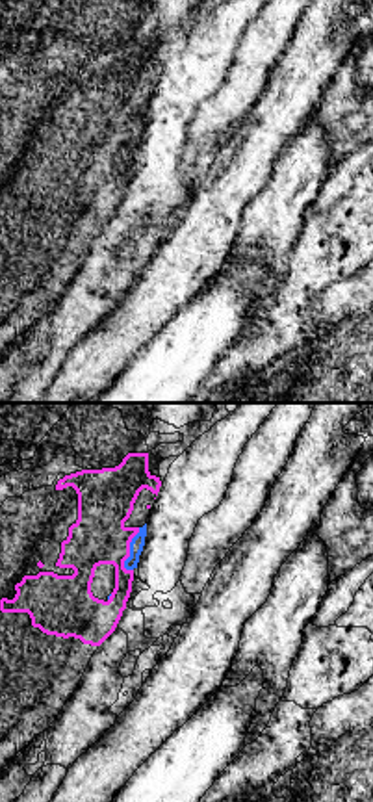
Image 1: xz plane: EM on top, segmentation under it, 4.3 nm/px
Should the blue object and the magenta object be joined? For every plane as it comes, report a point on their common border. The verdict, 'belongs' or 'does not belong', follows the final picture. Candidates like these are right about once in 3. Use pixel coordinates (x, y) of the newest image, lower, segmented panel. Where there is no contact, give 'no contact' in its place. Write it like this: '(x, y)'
(130, 550)

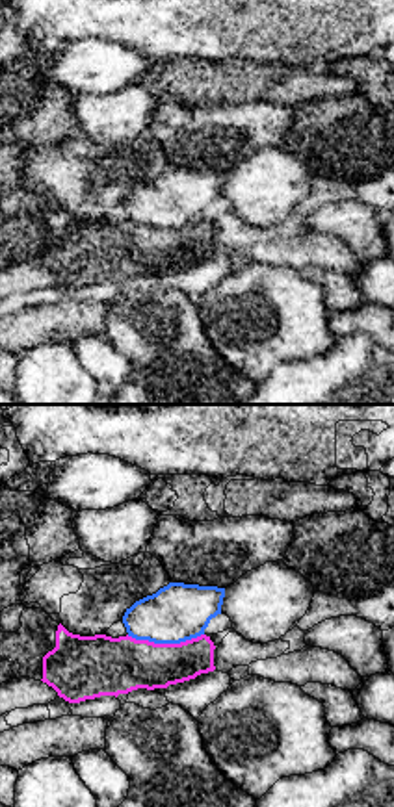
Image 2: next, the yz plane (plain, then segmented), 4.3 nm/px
(164, 642)

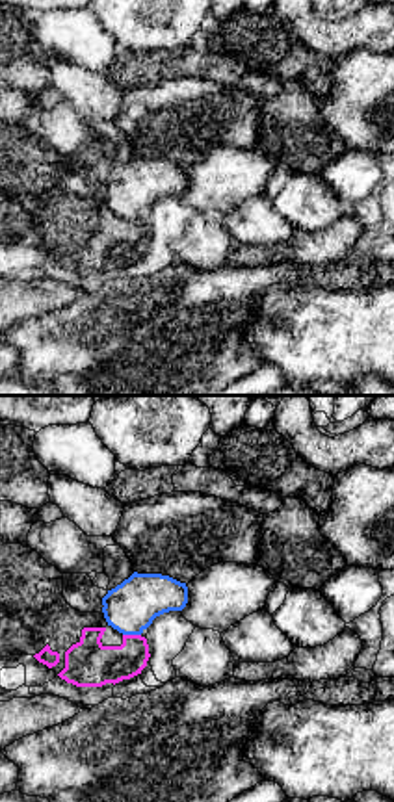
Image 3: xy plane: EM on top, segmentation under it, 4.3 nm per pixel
(132, 633)

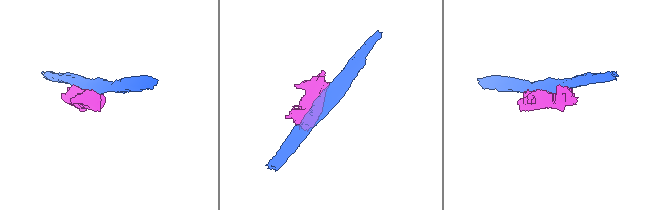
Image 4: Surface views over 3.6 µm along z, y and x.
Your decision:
does not belong

